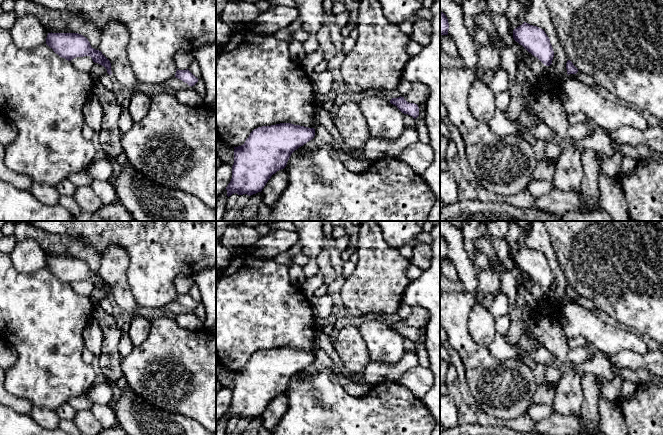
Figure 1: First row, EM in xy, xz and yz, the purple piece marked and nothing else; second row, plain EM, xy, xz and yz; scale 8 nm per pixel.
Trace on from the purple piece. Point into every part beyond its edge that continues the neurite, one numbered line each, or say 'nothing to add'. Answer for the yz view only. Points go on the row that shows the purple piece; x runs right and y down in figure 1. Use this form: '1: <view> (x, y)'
nothing to add

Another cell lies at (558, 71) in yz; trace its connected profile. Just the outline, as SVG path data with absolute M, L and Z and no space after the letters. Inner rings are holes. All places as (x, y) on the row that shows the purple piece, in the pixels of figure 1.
M544 0L531 1L531 6L525 15L525 21L530 25L543 29L550 39L556 57L556 64L548 66L547 77L558 80L564 79L568 76L566 63L569 59L554 31L550 12Z

